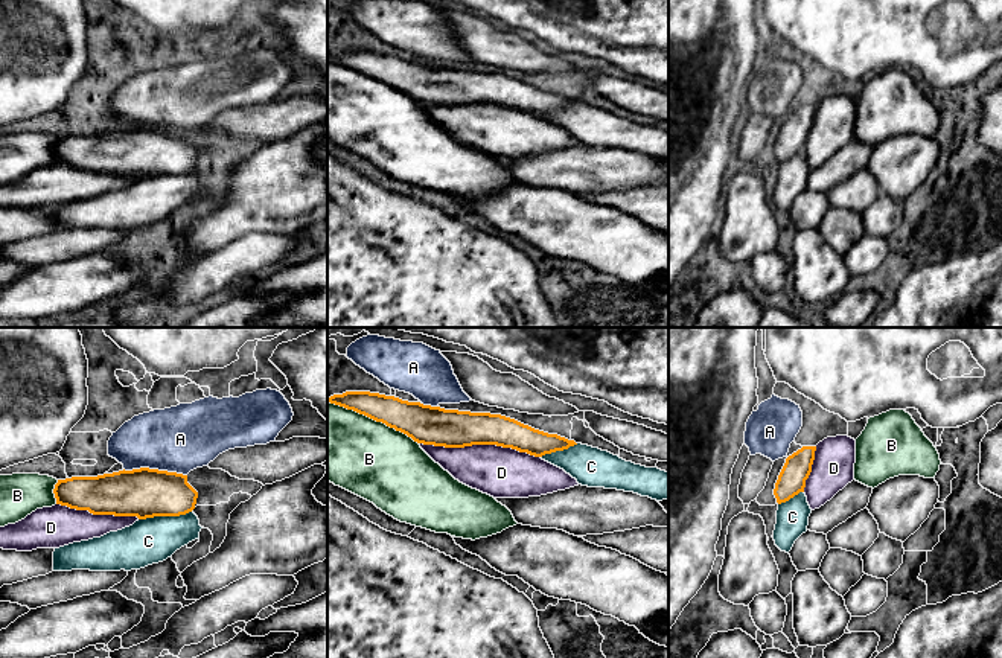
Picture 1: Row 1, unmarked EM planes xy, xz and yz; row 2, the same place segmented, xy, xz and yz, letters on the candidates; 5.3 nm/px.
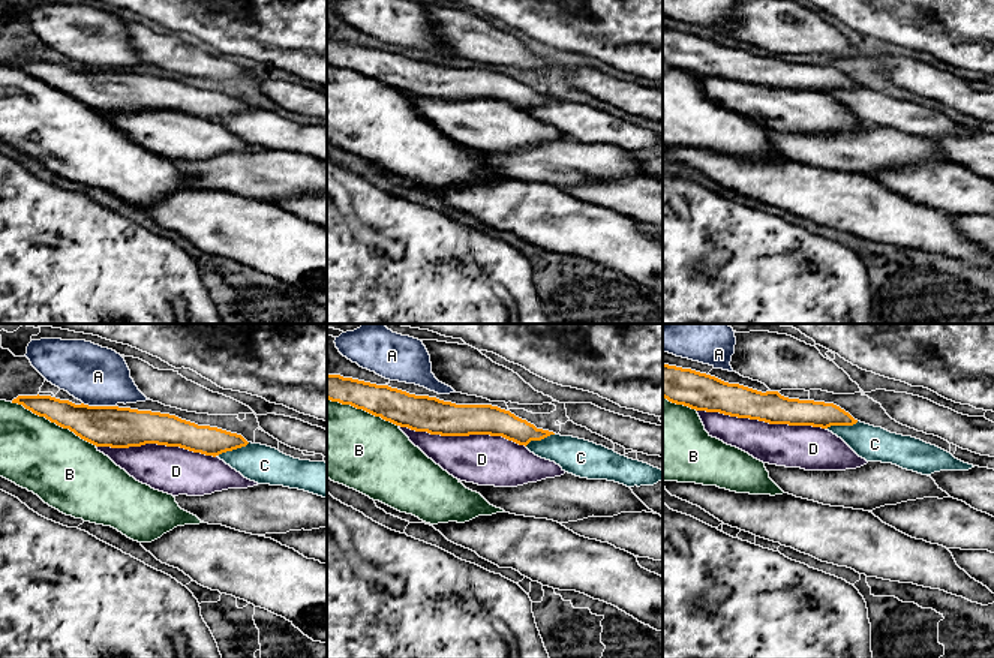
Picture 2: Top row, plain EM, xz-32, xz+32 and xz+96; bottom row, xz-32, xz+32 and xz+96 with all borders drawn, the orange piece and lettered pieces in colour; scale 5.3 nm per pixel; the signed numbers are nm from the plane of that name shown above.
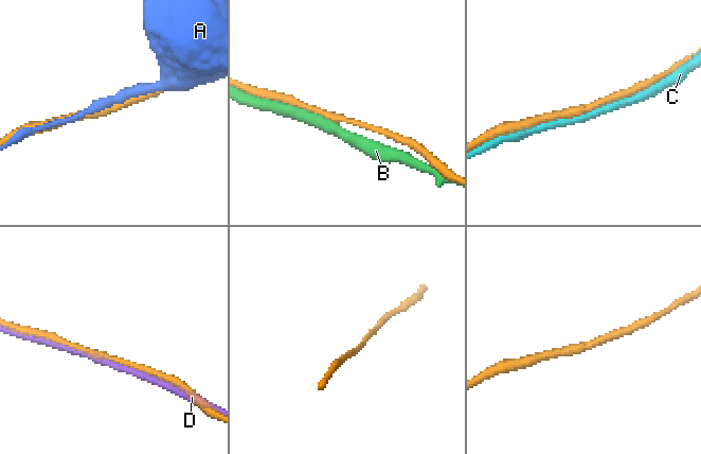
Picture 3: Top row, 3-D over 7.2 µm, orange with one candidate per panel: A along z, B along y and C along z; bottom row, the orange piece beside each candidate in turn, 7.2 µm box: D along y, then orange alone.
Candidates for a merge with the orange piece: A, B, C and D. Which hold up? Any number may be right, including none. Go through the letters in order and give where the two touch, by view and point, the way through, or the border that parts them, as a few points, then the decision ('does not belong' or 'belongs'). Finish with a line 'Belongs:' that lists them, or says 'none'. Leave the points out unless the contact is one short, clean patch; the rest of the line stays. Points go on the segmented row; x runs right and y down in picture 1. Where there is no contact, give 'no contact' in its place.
A: meets orange in xy at (156, 469); does not belong
B: meets orange in xz at (373, 419); does not belong
C: meets orange in xy at (165, 515); does not belong
D: meets orange in xz at (480, 443); does not belong
Belongs: none

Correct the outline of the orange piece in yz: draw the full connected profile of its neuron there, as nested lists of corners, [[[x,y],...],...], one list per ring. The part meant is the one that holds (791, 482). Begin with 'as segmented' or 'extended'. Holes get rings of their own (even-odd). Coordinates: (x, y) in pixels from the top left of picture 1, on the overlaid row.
as segmented; [[[803,446],[786,458],[774,489],[778,504],[789,501],[799,492],[804,492],[806,480],[812,472],[815,451],[816,446]]]

